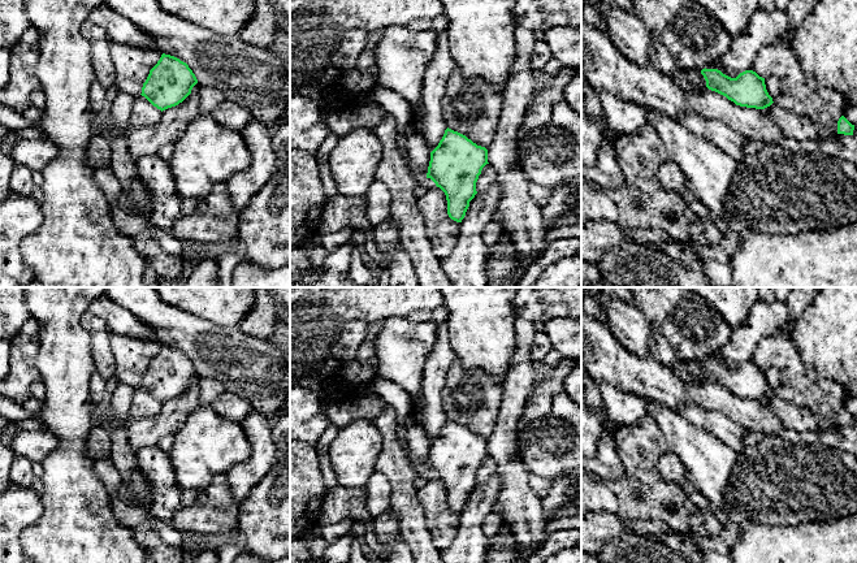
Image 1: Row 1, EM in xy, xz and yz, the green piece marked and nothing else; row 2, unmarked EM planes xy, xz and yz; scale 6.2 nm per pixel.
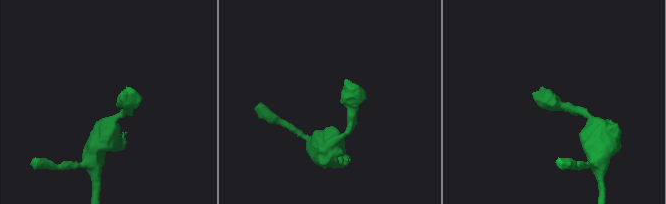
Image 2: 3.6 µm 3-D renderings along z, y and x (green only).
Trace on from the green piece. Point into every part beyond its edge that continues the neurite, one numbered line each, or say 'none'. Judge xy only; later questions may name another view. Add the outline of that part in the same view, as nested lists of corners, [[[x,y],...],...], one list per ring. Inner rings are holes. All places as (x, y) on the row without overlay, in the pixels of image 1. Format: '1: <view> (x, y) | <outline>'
none

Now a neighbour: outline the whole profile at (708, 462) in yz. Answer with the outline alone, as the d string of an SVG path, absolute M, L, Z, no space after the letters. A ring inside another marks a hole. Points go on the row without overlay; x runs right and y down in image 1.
M646 399L646 411L661 428L670 451L681 460L694 490L723 508L737 452L674 408Z

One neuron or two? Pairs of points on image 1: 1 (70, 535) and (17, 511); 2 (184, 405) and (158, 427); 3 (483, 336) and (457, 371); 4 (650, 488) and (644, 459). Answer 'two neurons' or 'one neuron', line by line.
1: two neurons
2: one neuron
3: two neurons
4: one neuron

